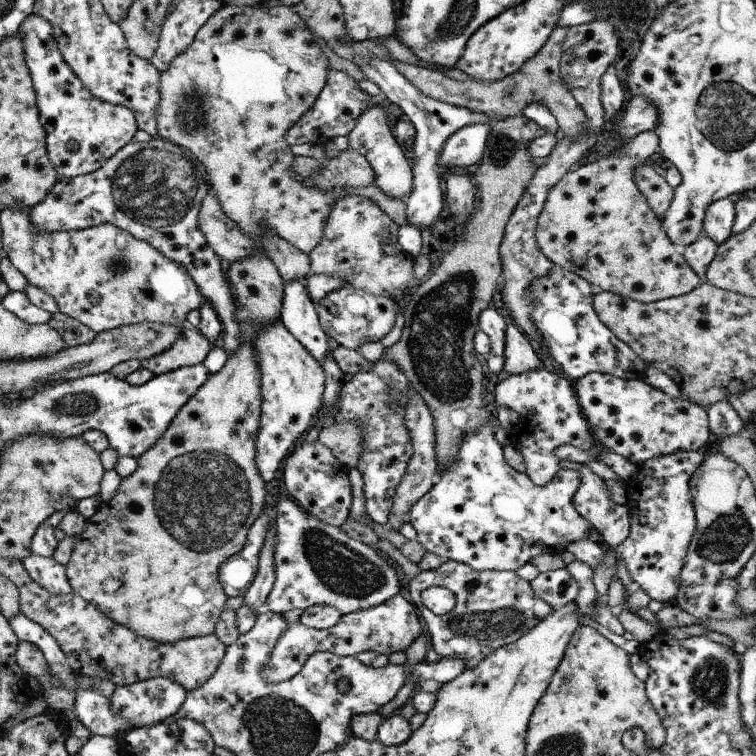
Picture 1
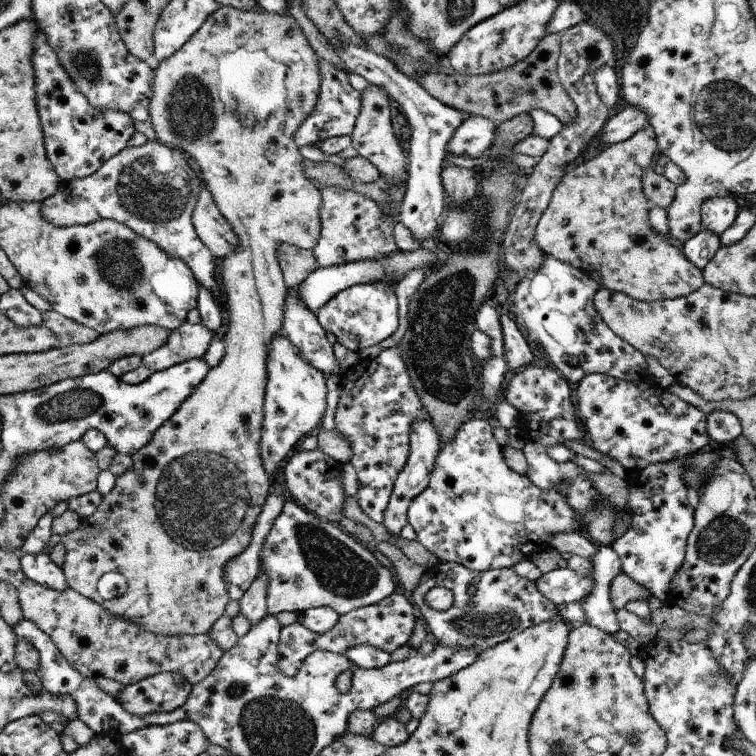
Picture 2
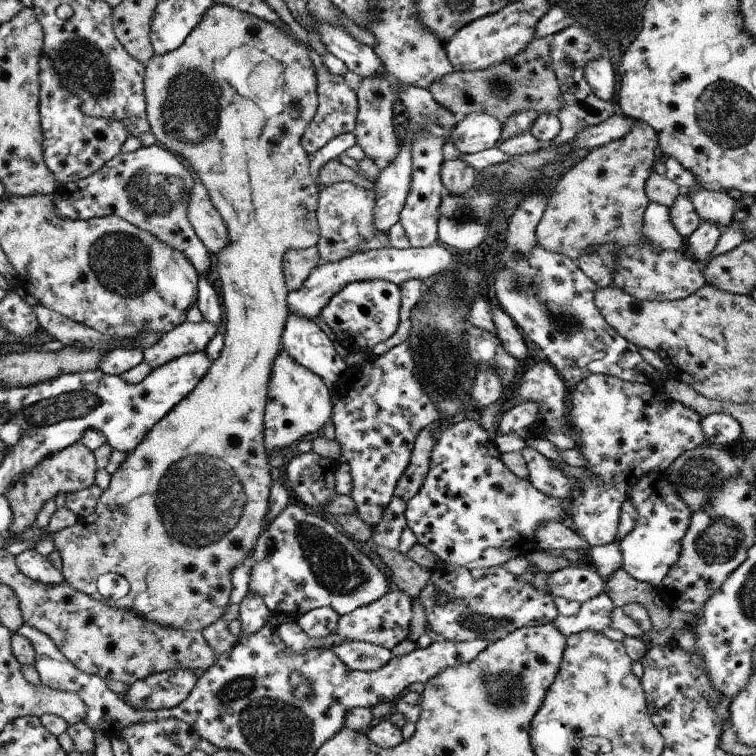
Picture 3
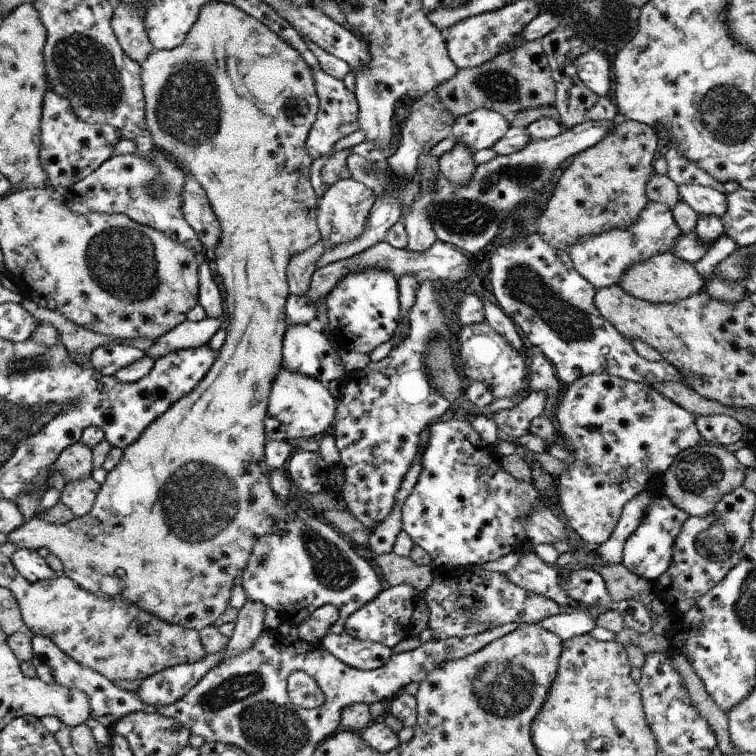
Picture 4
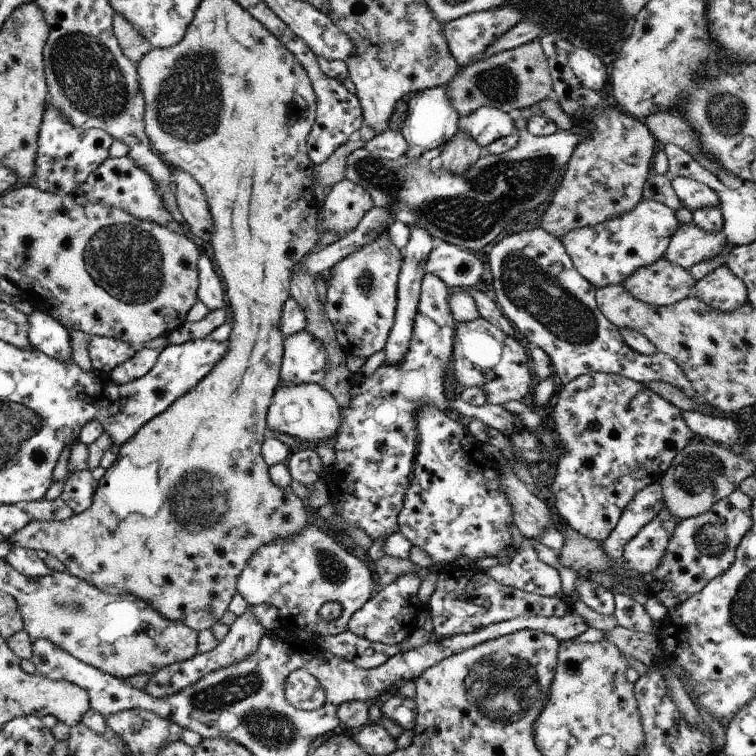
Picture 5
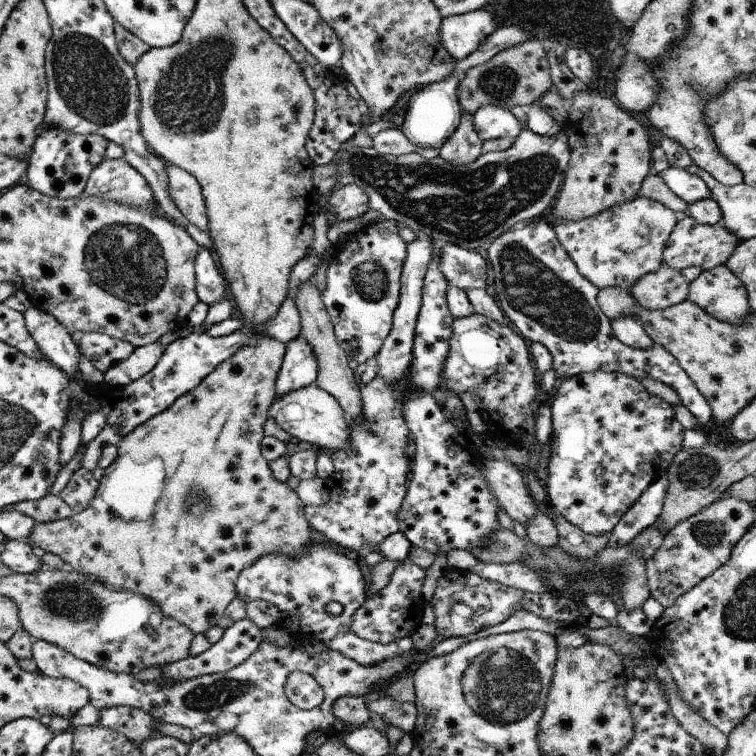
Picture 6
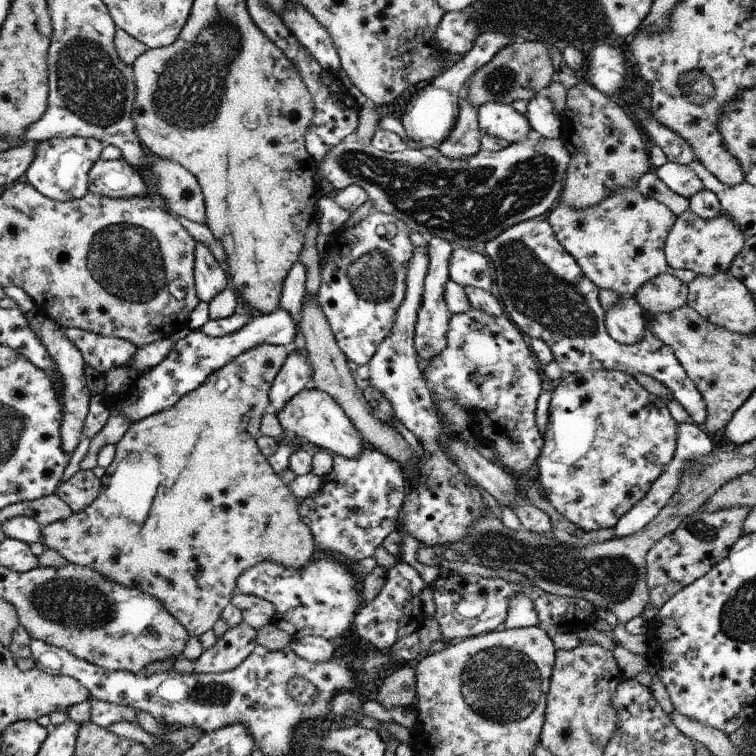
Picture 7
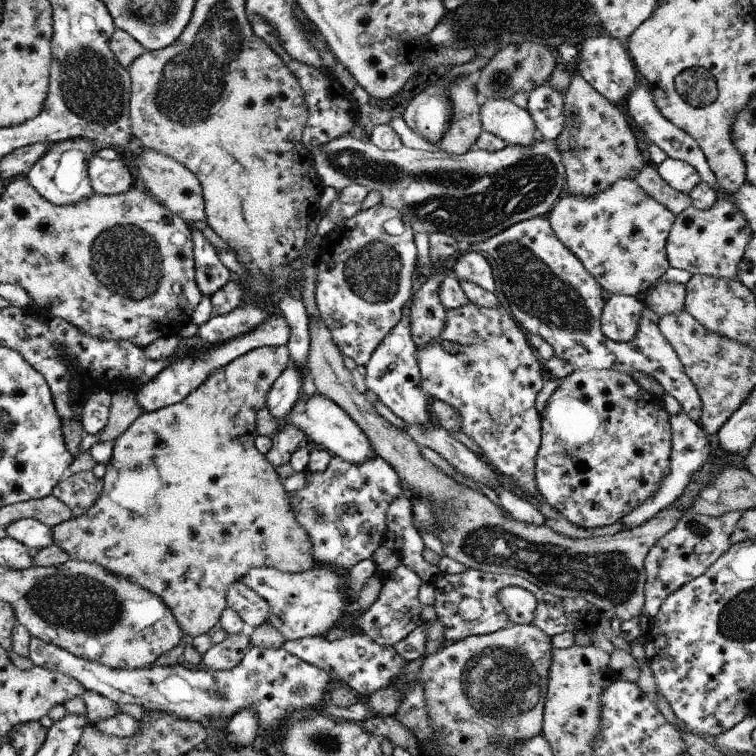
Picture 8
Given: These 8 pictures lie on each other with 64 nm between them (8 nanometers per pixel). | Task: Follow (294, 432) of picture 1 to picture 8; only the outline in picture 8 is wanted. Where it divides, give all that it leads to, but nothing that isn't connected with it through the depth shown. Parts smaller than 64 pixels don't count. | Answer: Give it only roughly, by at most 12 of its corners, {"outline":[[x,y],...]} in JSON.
{"outline":[[322,394],[300,396],[282,424],[350,464],[375,452]]}

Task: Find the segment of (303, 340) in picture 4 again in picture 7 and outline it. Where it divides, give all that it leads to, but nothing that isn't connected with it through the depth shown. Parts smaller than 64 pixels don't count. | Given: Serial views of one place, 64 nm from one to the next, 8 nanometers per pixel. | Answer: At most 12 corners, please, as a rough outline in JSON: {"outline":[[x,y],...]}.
{"outline":[[290,351],[270,388],[266,412],[280,412],[311,385],[306,352]]}

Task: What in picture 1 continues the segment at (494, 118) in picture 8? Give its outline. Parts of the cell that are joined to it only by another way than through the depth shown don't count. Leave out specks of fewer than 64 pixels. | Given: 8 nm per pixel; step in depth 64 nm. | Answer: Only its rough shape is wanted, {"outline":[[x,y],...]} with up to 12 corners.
{"outline":[[488,123],[464,126],[444,142],[442,170],[478,164]]}

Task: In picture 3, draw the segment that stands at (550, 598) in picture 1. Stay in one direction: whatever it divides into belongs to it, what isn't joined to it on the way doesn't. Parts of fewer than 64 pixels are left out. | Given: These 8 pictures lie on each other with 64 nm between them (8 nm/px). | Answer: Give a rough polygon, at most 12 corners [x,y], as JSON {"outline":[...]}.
{"outline":[[570,566],[550,573],[553,598],[596,598],[605,588],[596,571]]}

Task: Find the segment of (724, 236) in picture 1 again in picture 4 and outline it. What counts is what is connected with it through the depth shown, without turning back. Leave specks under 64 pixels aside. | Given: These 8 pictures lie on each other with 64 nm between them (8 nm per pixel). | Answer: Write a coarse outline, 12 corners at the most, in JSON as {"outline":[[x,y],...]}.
{"outline":[[697,184],[678,186],[684,200],[700,216],[722,218],[726,193]]}

